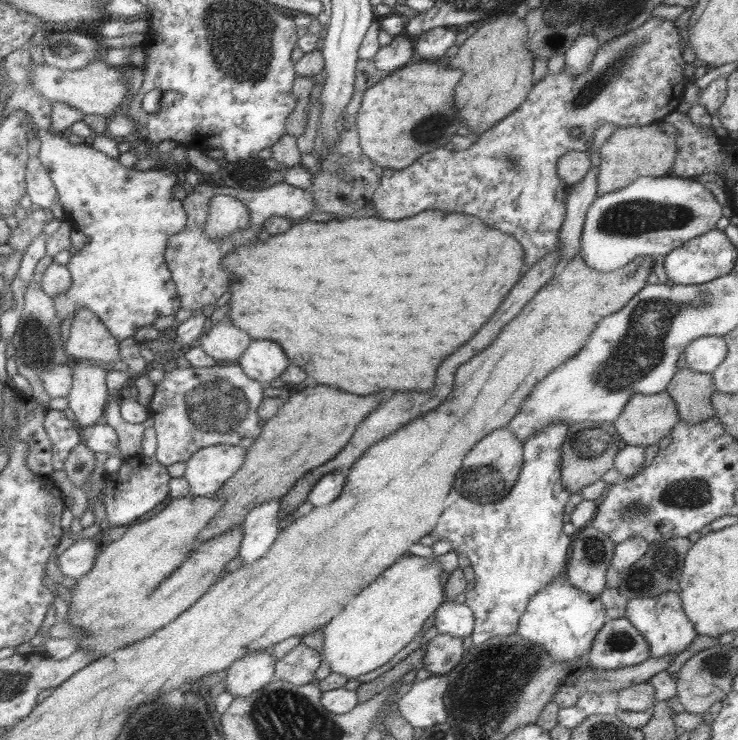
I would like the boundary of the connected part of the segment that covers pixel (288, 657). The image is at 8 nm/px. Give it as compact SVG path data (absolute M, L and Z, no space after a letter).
M298 644L274 662L273 680L283 680L295 685L311 683L321 659L314 648Z

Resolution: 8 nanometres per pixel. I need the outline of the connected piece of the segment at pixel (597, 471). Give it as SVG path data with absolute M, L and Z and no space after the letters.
M593 421L571 422L569 430L566 432L566 438L563 439L562 455L560 456L560 481L570 493L578 492L580 488L601 479L601 476L614 466L615 435L607 438L607 446L595 458L581 458L573 450L573 436L577 434L577 430L589 430L589 428L599 430L603 428L603 424Z

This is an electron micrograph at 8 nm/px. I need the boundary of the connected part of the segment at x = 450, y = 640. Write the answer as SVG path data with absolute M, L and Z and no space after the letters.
M437 634L426 643L422 667L433 675L445 675L462 657L462 639L447 634Z

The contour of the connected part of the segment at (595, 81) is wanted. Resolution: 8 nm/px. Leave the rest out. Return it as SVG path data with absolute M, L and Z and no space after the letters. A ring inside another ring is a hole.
M650 17L645 20L642 25L637 28L628 30L622 35L616 36L614 39L608 40L606 43L599 45L597 47L595 56L589 62L587 70L579 74L579 76L569 76L569 73L557 72L555 74L546 73L539 82L536 82L531 91L528 92L526 100L519 108L515 108L514 112L507 114L505 120L499 120L499 124L495 124L491 130L483 132L477 142L473 142L469 148L465 150L445 150L445 148L435 148L433 152L427 152L427 154L422 154L418 159L415 159L410 165L407 165L402 169L383 169L383 174L381 174L379 179L379 186L373 191L370 196L371 203L373 203L373 208L375 209L375 216L379 218L385 218L385 220L399 220L399 218L407 218L407 216L413 216L413 214L418 214L419 212L428 211L439 211L443 212L463 212L463 214L469 214L469 216L477 216L483 220L483 224L495 228L495 230L501 230L501 232L509 232L509 236L513 236L521 246L523 246L523 264L525 268L529 268L532 264L535 264L542 256L545 256L550 250L556 246L558 241L558 232L562 223L563 218L565 218L565 206L567 206L566 198L569 191L569 186L565 184L557 174L556 166L559 157L566 151L579 151L581 149L587 150L587 148L592 144L594 138L594 132L603 126L603 124L615 124L617 127L638 127L643 125L648 125L653 122L661 121L667 114L676 111L678 105L682 102L682 92L687 84L687 80L683 74L683 68L686 63L681 59L681 45L682 39L678 36L673 36L673 24L665 22L665 19L659 20L657 24L657 17ZM577 127L581 128L581 137L571 137L571 128Z

